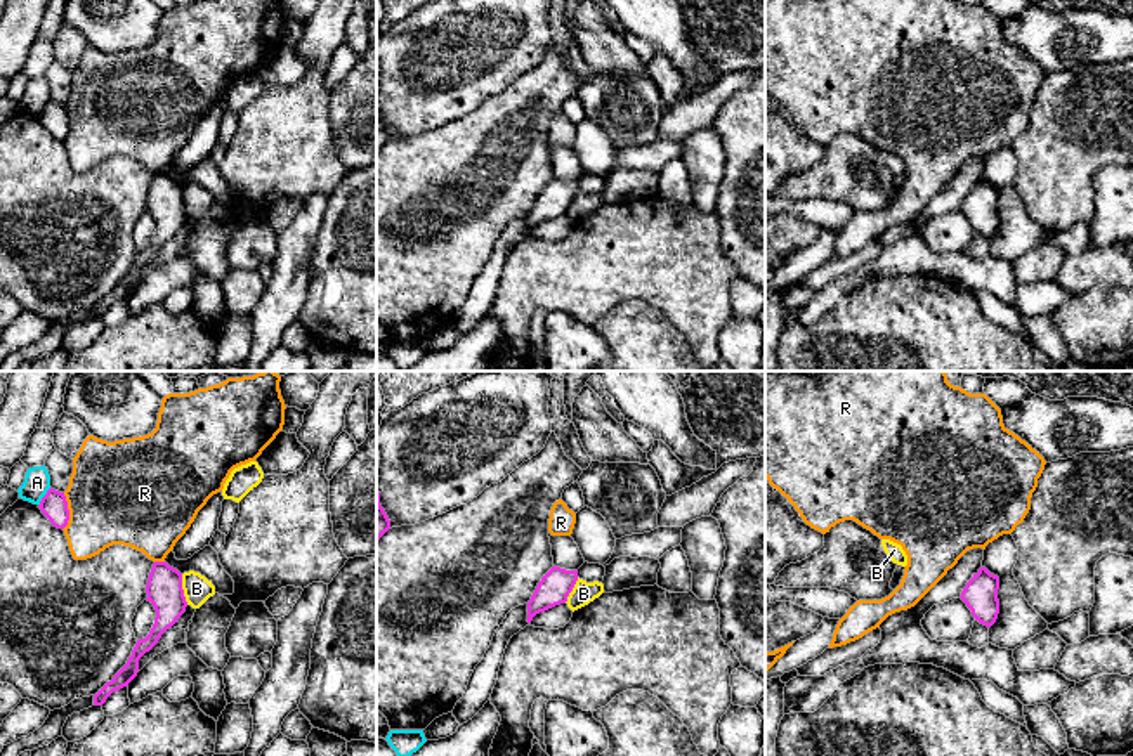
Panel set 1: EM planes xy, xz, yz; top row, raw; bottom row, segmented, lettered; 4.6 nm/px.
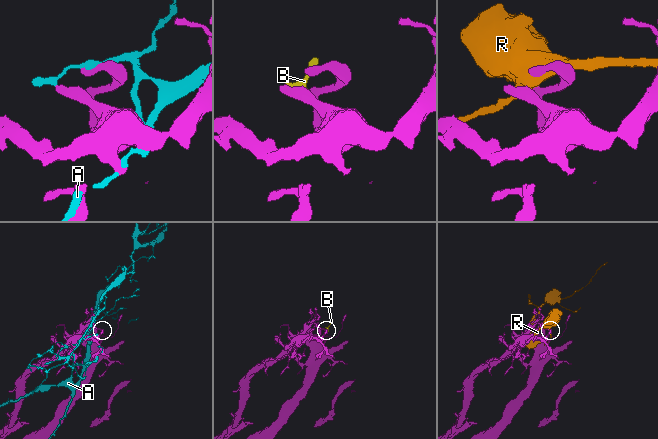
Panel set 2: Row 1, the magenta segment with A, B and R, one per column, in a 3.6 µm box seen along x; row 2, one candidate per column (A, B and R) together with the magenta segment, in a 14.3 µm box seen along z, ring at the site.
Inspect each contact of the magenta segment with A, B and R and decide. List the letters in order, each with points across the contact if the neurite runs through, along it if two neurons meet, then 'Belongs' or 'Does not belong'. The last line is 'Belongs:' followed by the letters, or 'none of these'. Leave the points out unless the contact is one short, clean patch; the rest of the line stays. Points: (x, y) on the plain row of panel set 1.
A: Does not belong
B: Boundary: xy (181, 186), (181, 200), (188, 215). Does not belong
R: Does not belong
Belongs: none of these

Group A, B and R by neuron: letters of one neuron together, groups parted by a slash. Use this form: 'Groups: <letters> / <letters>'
Groups: A / B / R

